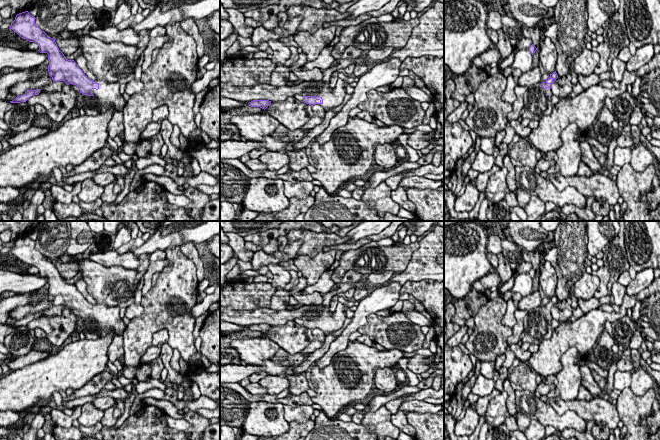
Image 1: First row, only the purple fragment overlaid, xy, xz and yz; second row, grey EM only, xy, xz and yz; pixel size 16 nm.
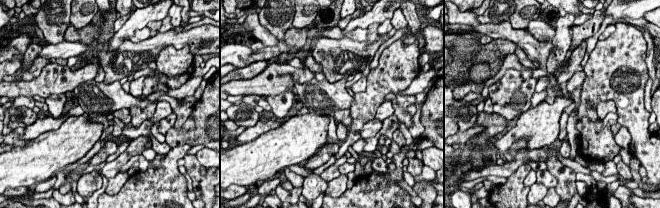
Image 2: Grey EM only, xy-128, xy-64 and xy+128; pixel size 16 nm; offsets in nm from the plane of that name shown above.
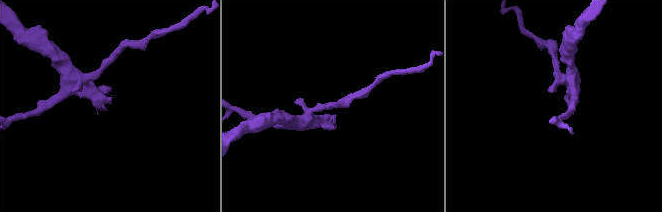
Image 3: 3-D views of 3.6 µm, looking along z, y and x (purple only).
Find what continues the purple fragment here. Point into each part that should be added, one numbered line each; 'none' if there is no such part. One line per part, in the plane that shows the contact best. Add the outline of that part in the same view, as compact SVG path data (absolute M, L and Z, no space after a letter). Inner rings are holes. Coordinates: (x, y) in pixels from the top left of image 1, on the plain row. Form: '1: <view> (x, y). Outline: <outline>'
1: xy (108, 319). Outline: M105 303L94 304L93 307L98 307L99 313L92 313L92 320L82 318L78 310L69 308L77 317L78 330L84 333L85 338L95 340L106 336L111 331L114 336L122 336L127 325L119 316L120 307L107 306Z

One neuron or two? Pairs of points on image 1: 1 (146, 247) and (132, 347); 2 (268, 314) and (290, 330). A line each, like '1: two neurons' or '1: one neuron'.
1: two neurons
2: two neurons

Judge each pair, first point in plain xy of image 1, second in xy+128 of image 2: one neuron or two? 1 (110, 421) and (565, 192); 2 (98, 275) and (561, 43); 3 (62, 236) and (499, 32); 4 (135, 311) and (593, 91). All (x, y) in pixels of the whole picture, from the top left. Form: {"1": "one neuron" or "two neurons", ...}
{"1": "two neurons", "2": "two neurons", "3": "two neurons", "4": "two neurons"}

